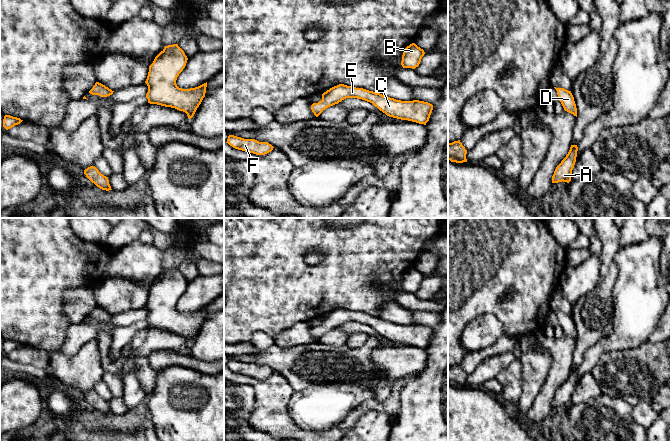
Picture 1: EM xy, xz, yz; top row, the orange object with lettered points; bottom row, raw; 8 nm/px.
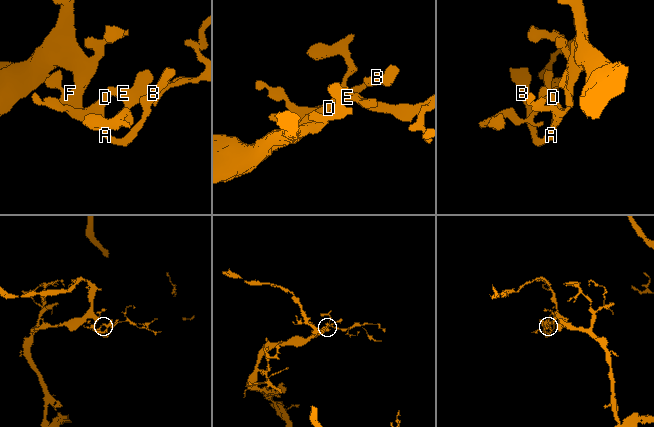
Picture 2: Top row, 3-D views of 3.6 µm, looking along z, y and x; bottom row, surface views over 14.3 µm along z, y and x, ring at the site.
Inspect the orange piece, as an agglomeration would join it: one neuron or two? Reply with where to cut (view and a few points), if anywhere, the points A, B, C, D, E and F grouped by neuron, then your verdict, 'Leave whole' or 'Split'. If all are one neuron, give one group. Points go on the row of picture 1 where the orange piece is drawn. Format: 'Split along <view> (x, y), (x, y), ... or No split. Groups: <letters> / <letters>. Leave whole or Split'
No split. Groups: A B C D E F. Leave whole

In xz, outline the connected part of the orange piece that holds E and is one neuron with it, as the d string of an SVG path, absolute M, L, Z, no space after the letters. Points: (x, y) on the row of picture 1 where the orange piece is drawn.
M339 84L322 94L322 100L311 105L311 110L318 117L326 108L338 104L346 98L357 98L372 103L389 117L408 120L419 124L429 121L433 105L419 100L401 101L363 88Z

